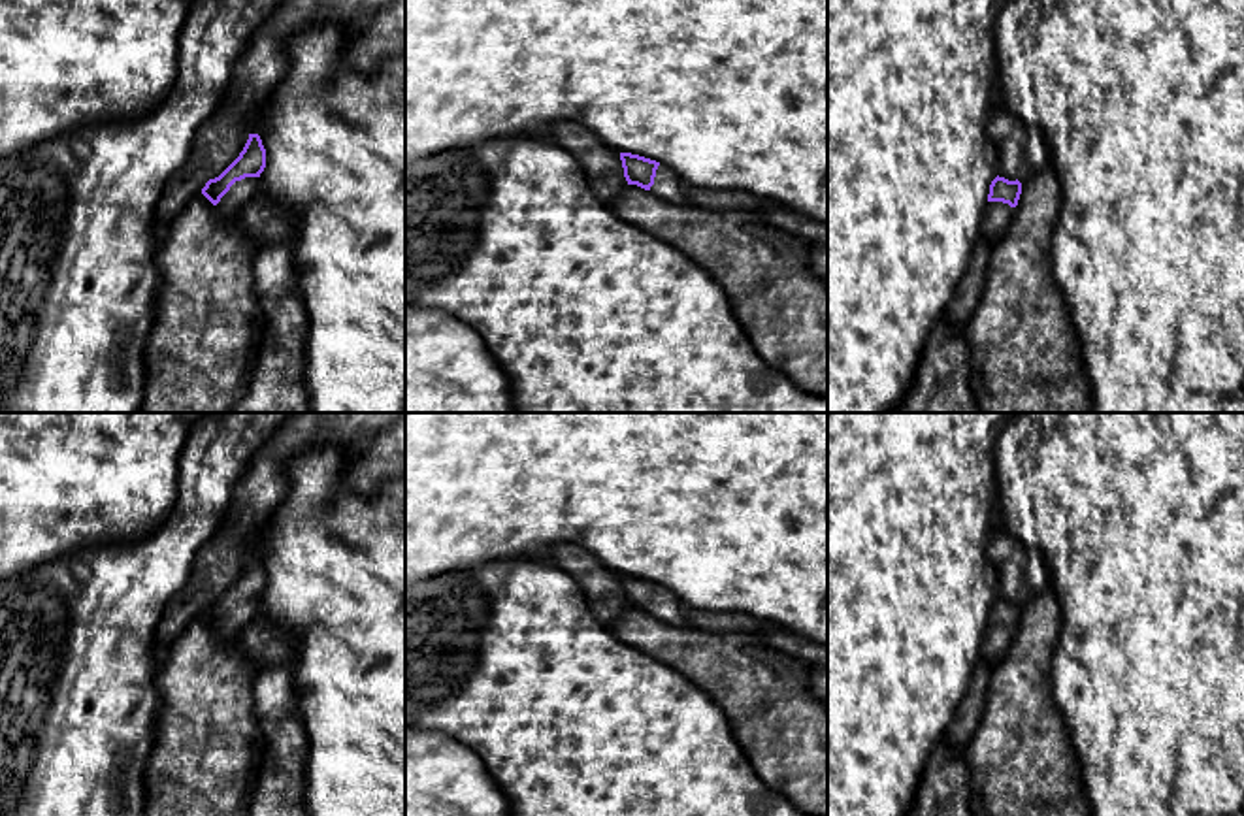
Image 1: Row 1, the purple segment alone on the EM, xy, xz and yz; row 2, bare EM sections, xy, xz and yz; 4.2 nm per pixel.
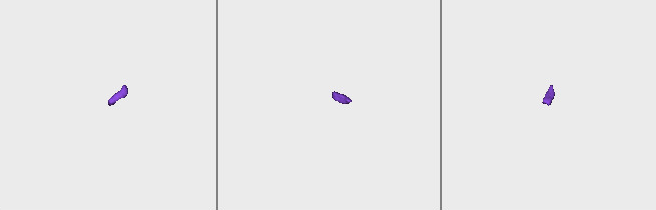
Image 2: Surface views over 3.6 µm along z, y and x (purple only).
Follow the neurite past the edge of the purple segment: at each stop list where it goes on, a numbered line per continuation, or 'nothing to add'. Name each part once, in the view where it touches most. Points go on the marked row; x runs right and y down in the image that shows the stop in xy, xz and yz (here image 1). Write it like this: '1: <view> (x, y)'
1: xy (240, 193)

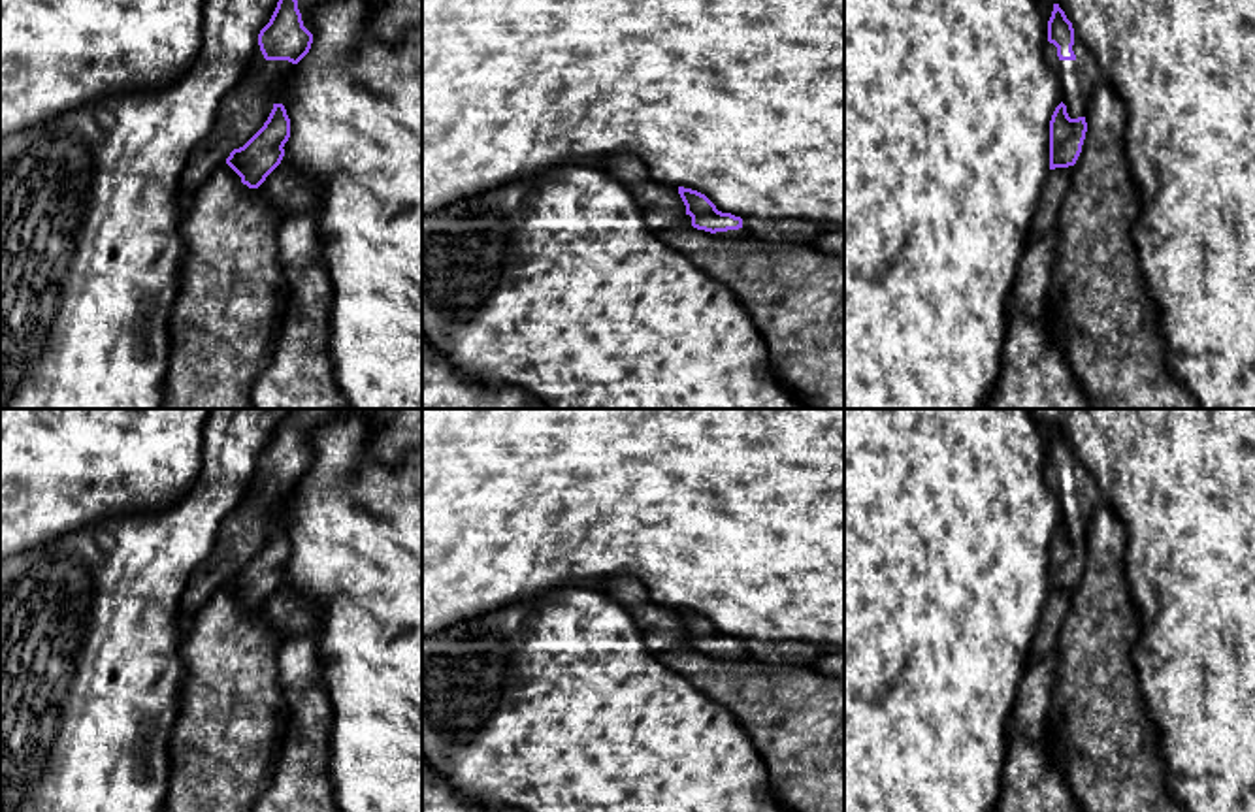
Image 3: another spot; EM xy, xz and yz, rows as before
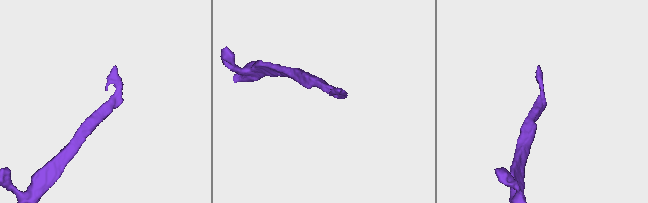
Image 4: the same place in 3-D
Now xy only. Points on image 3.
nothing to add

